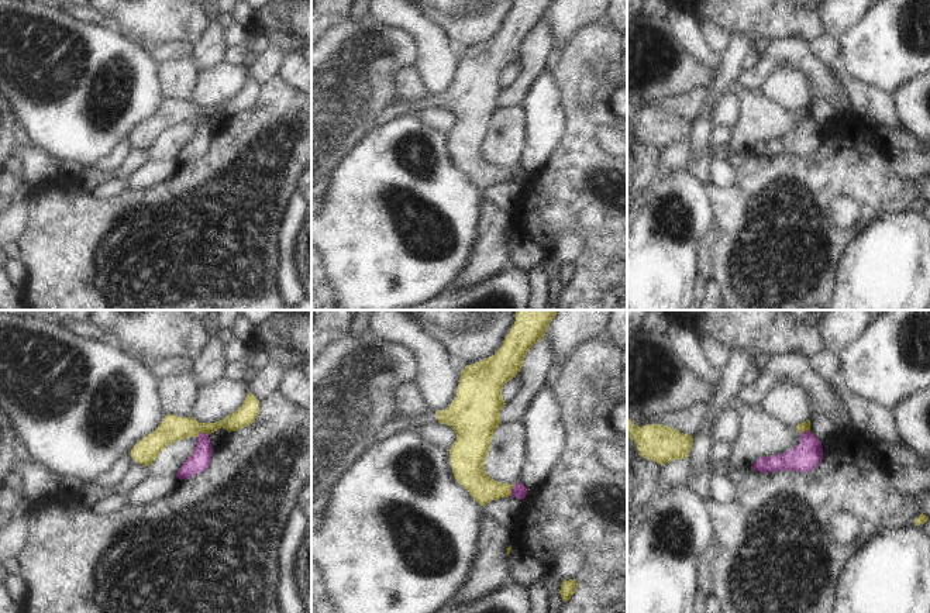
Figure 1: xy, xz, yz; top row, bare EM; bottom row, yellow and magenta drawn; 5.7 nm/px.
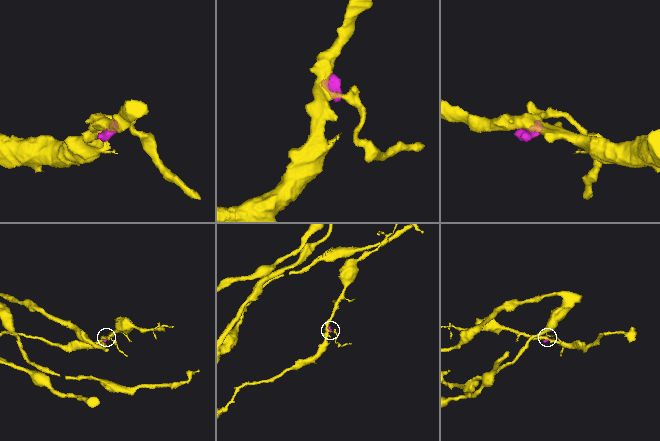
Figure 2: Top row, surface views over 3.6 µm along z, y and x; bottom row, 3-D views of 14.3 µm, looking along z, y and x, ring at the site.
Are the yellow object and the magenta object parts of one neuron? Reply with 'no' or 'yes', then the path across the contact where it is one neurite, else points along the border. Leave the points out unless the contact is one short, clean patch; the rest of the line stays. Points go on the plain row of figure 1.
no; border along xy (207, 117), (200, 117), (197, 121)

